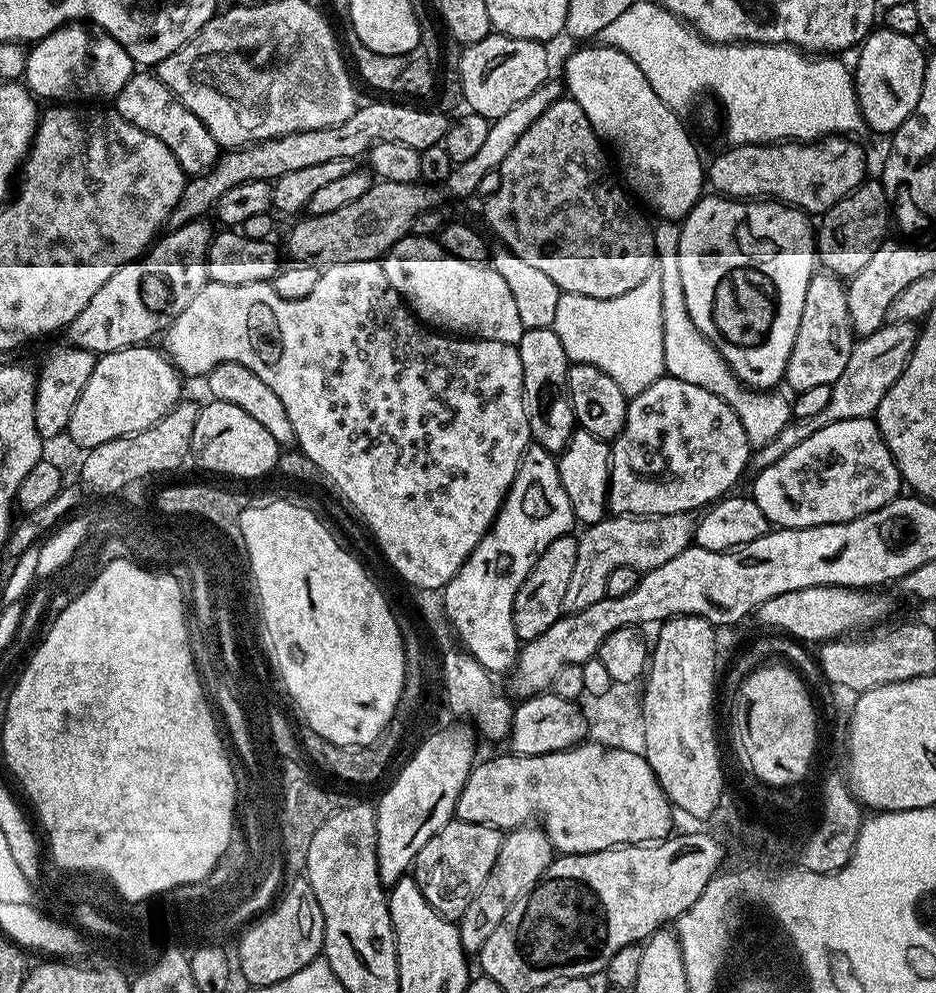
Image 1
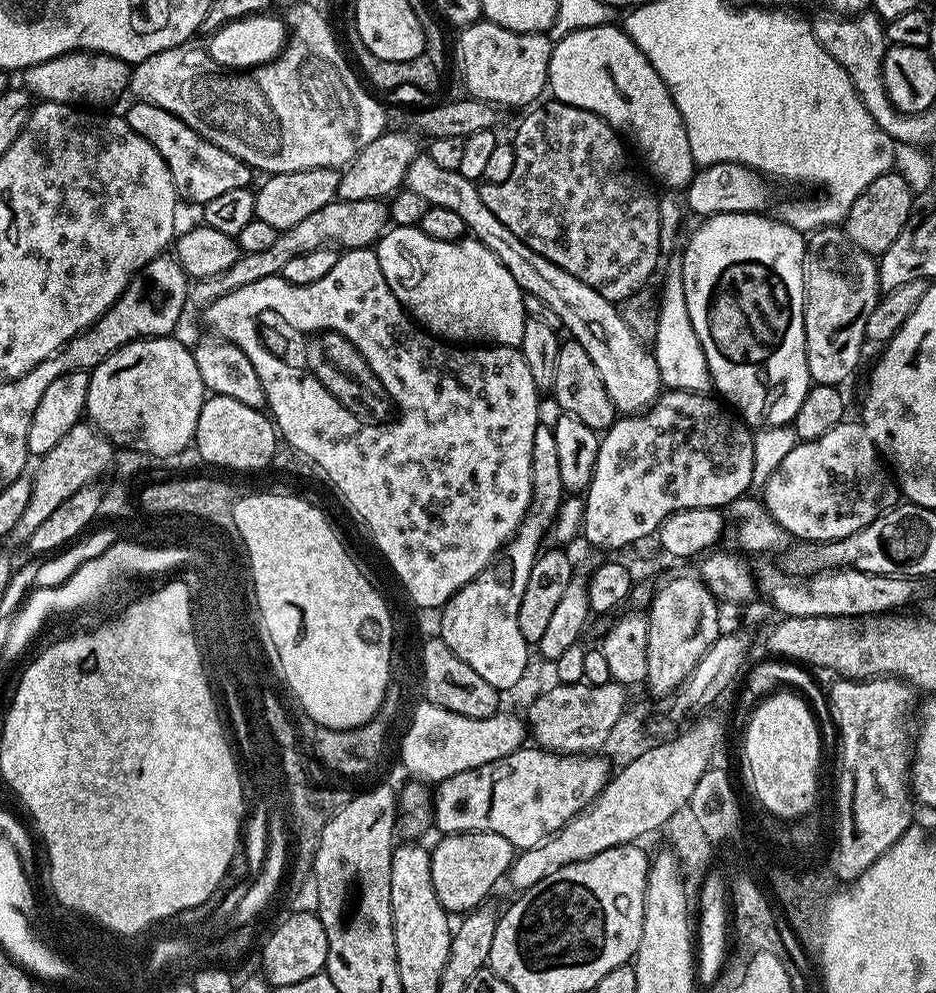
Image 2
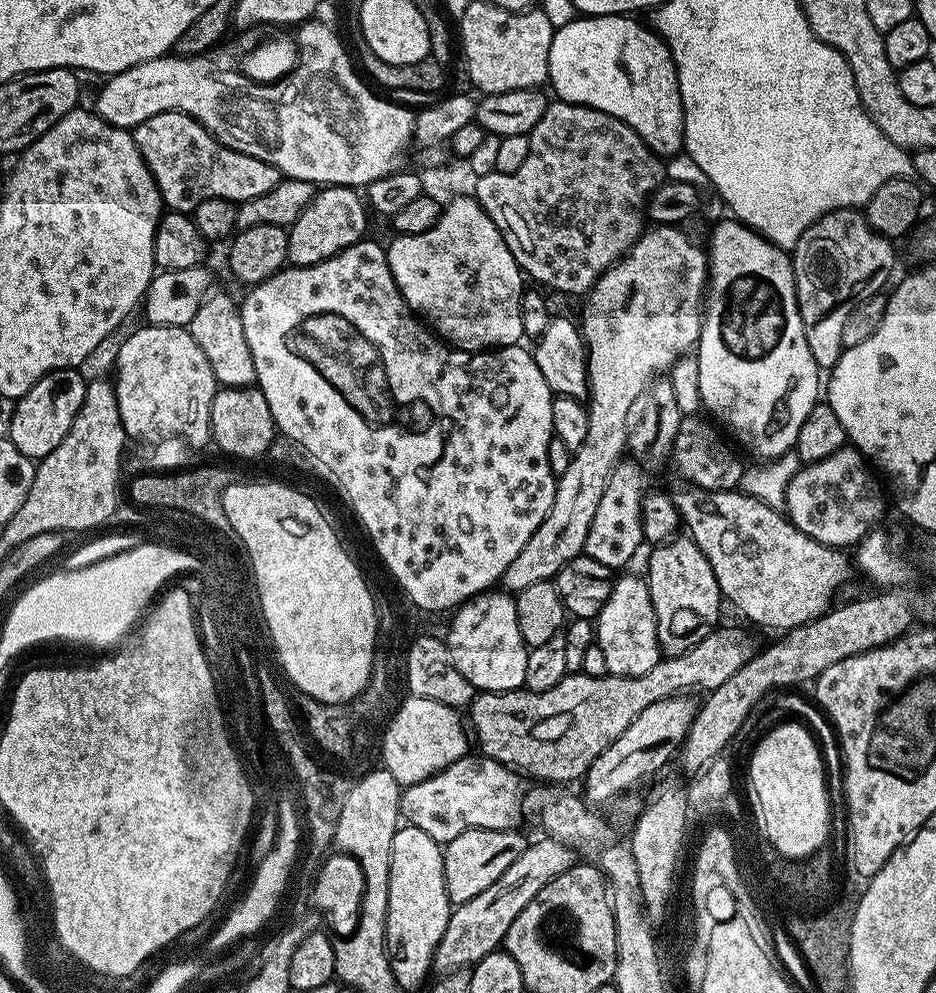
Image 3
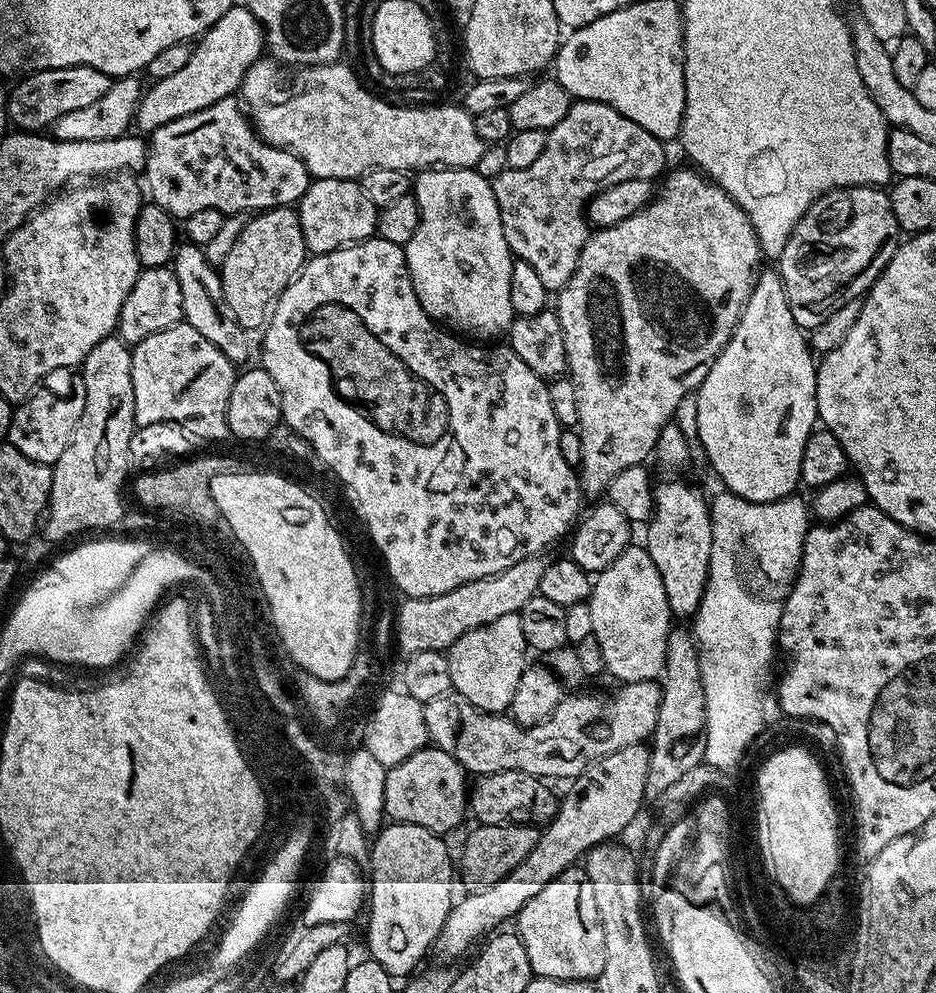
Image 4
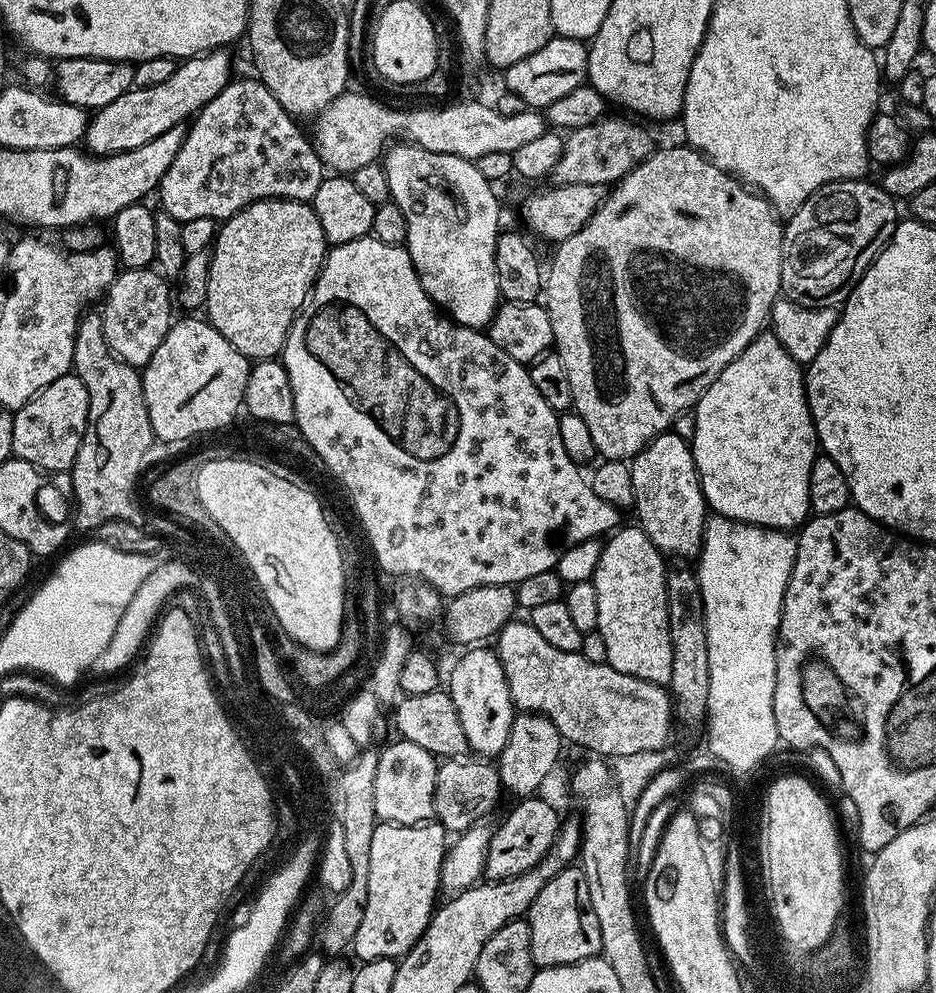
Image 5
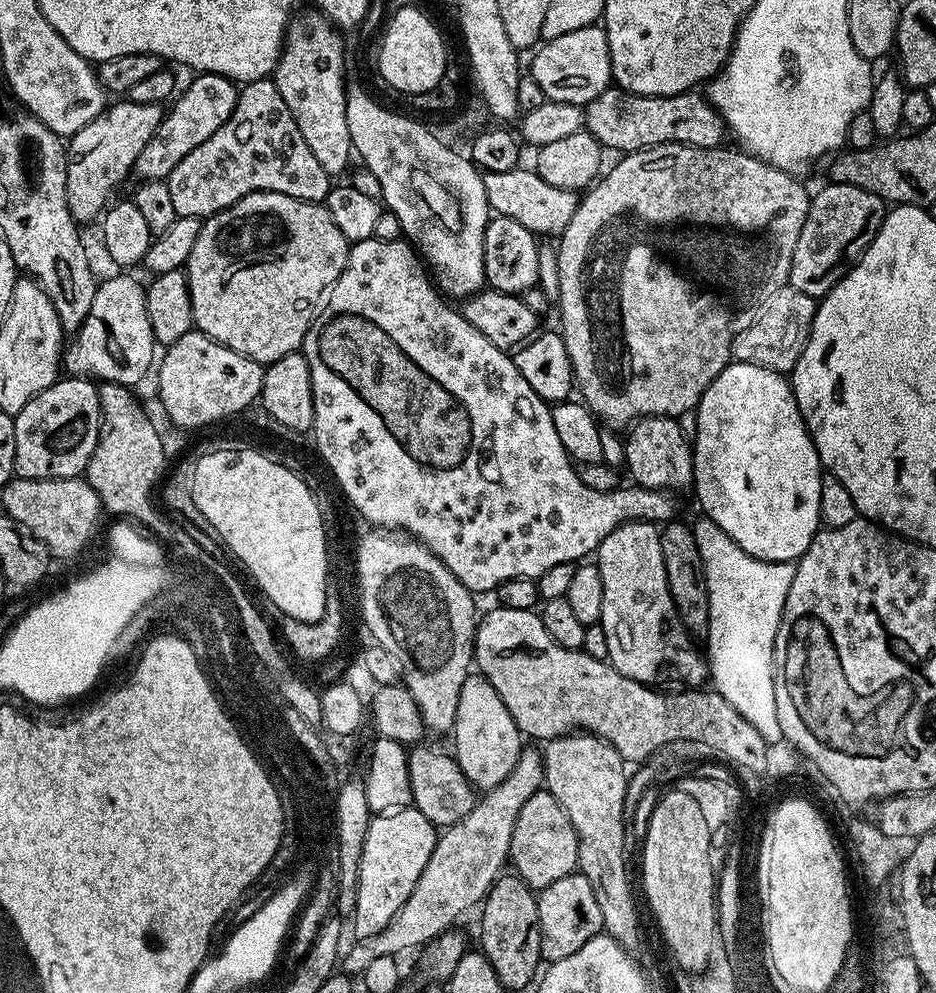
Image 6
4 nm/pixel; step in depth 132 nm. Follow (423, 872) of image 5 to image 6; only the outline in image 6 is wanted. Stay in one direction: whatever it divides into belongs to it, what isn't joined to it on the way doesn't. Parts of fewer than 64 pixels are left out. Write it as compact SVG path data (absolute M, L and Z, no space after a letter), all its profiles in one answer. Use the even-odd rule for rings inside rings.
M414 806L400 808L397 812L382 812L373 815L370 826L366 830L366 842L362 842L362 862L360 863L360 873L358 874L358 890L356 891L356 910L351 913L352 928L356 931L354 934L356 940L365 940L374 934L378 934L382 930L386 930L386 926L390 926L390 922L394 918L394 914L398 914L398 910L402 910L402 906L406 902L406 898L410 898L410 894L414 890L414 886L418 882L418 878L422 874L422 870L426 870L426 862L430 862L430 854L434 850L438 839L438 828L430 822L430 818L426 818L426 814L422 814Z

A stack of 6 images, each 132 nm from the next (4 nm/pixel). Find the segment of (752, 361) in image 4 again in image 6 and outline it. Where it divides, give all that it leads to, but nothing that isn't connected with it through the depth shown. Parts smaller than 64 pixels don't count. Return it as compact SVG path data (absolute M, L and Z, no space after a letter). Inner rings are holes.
M729 362L710 382L710 386L702 394L699 404L694 409L696 413L696 434L694 437L694 451L692 461L694 462L694 493L700 499L700 504L704 507L703 515L712 520L728 535L731 540L738 542L746 554L750 554L759 560L769 560L770 562L795 562L800 559L800 555L808 549L812 539L816 537L820 523L820 477L822 475L822 465L816 447L812 441L812 436L808 433L808 428L804 425L802 414L798 410L798 402L792 393L792 385L787 375L766 370L762 366L753 364L737 364Z

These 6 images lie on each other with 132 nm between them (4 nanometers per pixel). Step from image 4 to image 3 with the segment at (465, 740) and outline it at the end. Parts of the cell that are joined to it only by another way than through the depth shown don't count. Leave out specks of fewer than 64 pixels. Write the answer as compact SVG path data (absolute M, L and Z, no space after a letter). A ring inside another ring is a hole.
M717 627L698 646L686 650L677 656L664 656L646 674L637 676L609 676L588 677L583 674L569 674L558 682L558 686L550 686L550 690L530 692L517 690L514 692L480 692L473 695L472 703L466 709L466 720L470 725L471 735L480 743L479 751L491 760L497 760L507 768L519 770L521 773L529 772L537 776L540 782L568 782L564 780L579 781L584 773L608 747L617 740L646 710L646 706L654 706L654 702L664 700L667 696L687 693L688 688L704 688L711 690L722 686L726 678L738 674L746 662L754 654L752 636L740 628Z

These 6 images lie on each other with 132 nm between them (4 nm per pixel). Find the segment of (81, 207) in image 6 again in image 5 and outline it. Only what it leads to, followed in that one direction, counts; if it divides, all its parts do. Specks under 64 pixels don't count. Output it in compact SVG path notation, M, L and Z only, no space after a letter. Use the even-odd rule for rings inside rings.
M224 50L206 52L202 56L189 56L177 63L174 74L158 86L133 87L122 98L110 102L110 106L95 109L84 132L83 143L93 156L113 156L138 146L146 146L158 134L166 134L174 126L191 121L200 109L221 92L233 79L232 60Z

